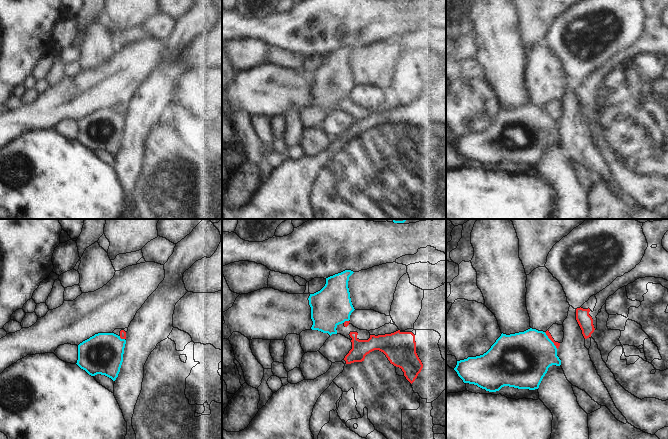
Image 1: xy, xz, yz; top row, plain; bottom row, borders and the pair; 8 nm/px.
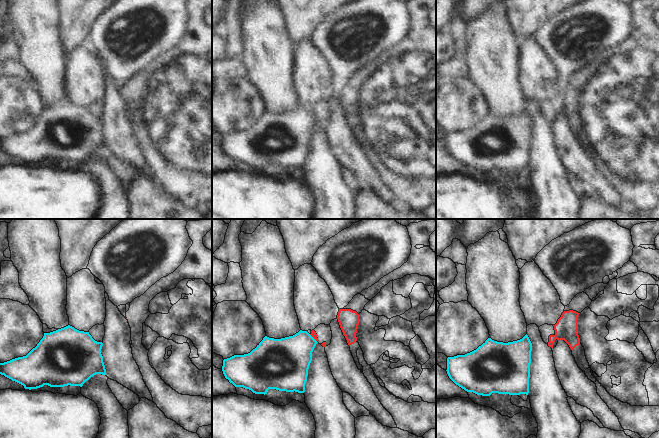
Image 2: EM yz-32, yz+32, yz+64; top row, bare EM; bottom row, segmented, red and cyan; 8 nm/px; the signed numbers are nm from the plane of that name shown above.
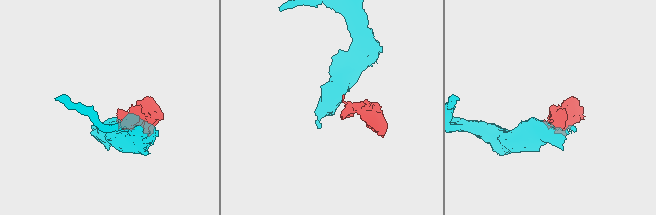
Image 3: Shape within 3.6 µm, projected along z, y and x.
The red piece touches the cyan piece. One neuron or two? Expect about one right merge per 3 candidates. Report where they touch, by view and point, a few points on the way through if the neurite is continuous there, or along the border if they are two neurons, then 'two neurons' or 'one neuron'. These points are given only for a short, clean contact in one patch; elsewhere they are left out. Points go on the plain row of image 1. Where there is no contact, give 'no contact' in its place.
contact yz (550, 115); border yz (544, 108), (557, 124); two neurons

